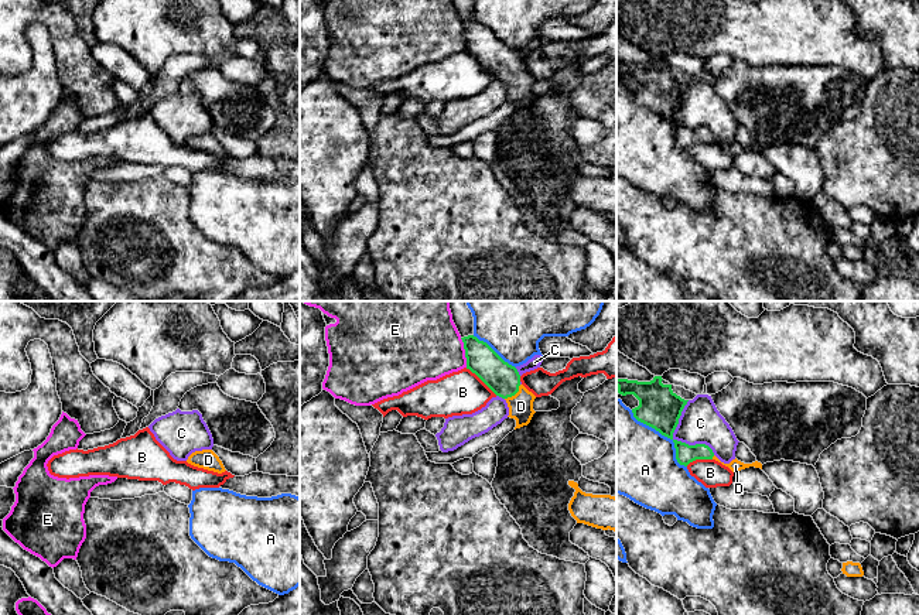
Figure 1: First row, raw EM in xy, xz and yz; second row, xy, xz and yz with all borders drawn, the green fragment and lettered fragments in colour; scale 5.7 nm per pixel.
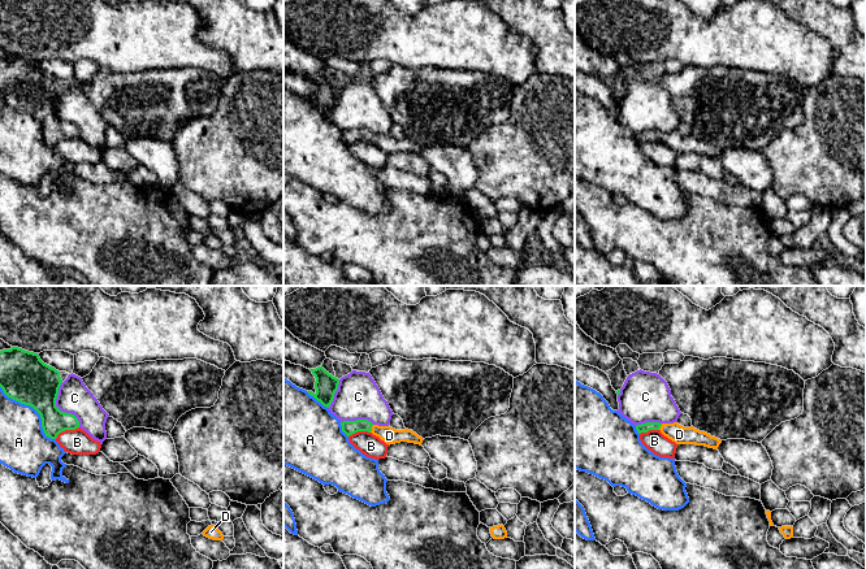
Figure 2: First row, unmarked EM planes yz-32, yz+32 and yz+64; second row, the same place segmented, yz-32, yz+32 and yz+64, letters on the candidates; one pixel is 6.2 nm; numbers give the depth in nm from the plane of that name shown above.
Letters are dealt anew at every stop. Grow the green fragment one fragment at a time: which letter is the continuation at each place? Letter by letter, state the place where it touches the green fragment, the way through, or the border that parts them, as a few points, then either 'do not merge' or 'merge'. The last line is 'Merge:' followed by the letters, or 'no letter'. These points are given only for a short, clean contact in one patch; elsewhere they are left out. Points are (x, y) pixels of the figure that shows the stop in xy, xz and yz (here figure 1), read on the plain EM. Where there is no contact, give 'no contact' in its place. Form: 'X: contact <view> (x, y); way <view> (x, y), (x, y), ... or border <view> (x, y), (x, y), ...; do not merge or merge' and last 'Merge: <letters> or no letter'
A: contact yz (665, 119); do not merge
B: contact xz (481, 62); border xz (465, 51), (474, 55), (496, 78); do not merge
C: contact yz (676, 123); border yz (687, 84), (673, 120), (689, 127), (706, 127), (714, 137); do not merge
D: contact xz (513, 78); way xz (504, 62), (513, 78), (521, 85), (521, 89); merge
E: contact xz (465, 36); do not merge
Merge: D

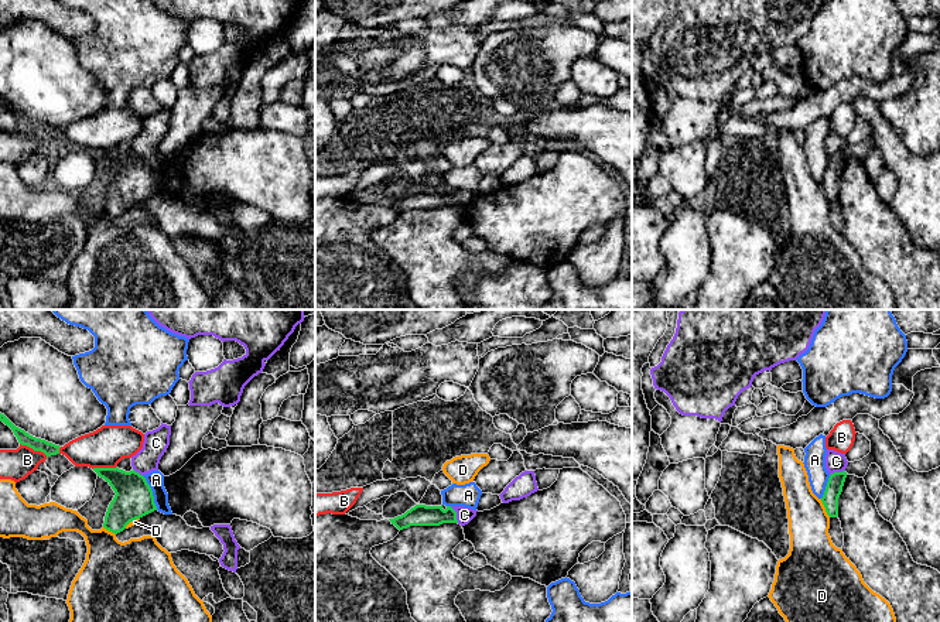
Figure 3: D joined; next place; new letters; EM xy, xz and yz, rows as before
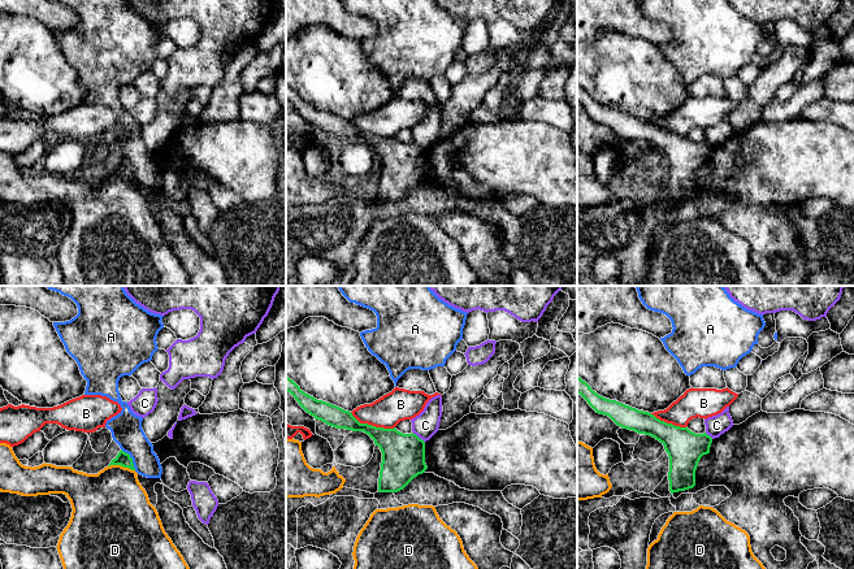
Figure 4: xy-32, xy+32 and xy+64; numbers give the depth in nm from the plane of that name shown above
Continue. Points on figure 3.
A: contact xy (151, 175); border xy (142, 159), (151, 174), (157, 192); do not merge
B: contact xy (34, 133); border xy (20, 126), (40, 133), (47, 140); do not merge
C: contact xz (455, 198); border xz (451, 191), (458, 205); do not merge
D: contact yz (824, 190); do not merge
Merge: no letter

